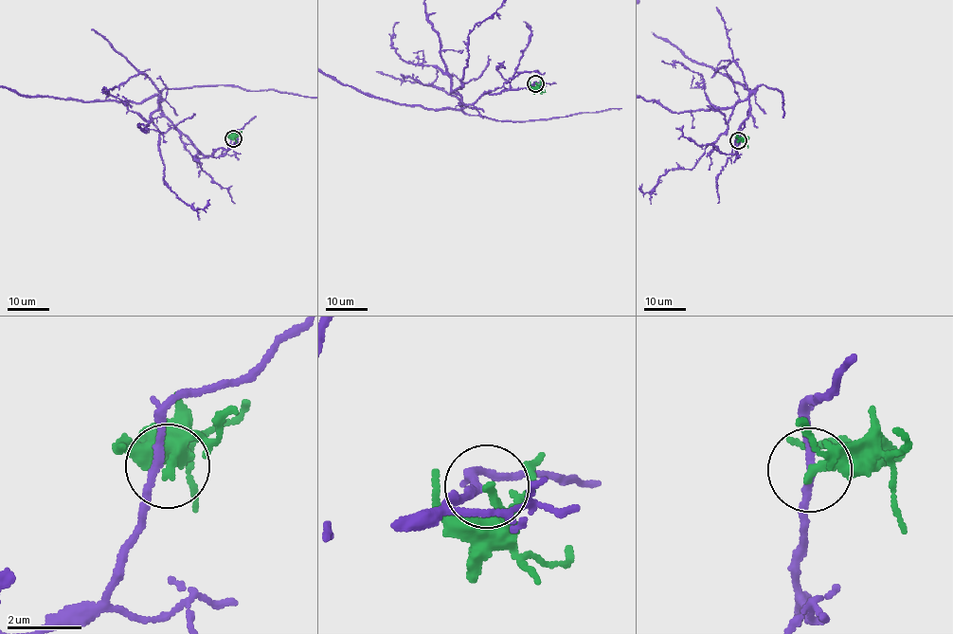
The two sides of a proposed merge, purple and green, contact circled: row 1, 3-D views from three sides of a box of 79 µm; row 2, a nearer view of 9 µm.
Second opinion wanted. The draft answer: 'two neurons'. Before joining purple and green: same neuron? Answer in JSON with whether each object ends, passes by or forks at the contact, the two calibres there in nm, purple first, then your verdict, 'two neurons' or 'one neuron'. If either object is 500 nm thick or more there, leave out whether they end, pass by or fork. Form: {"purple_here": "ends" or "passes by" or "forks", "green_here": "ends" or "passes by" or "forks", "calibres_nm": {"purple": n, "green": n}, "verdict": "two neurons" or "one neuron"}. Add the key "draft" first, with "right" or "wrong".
{"draft": "right", "purple_here": "passes by", "green_here": "ends", "calibres_nm": {"purple": 200, "green": 280}, "verdict": "two neurons"}

